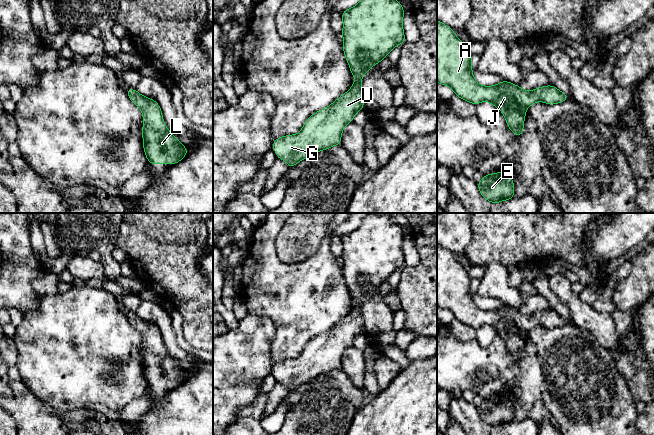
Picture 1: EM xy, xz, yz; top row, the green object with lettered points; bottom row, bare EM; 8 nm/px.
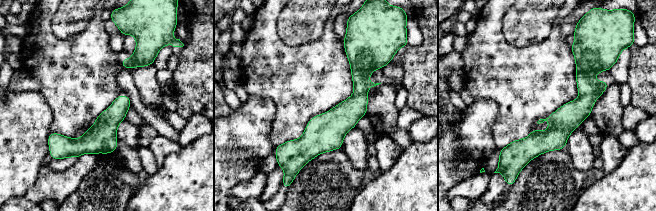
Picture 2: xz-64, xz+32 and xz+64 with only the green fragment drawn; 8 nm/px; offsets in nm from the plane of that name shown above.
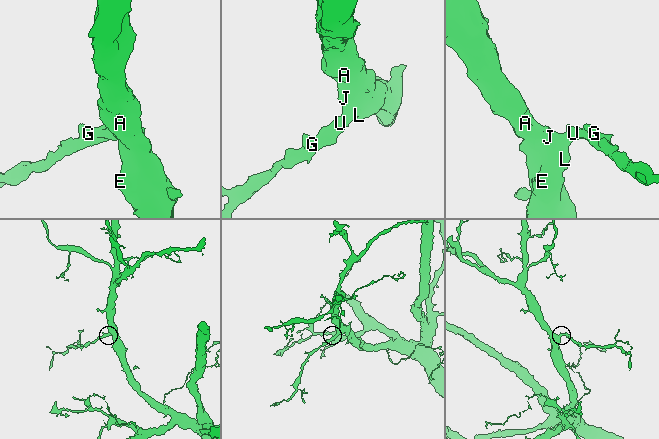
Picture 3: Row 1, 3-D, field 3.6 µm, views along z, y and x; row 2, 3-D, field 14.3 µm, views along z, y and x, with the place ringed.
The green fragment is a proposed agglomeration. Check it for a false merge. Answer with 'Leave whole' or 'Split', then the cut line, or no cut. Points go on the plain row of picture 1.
Leave whole. No split

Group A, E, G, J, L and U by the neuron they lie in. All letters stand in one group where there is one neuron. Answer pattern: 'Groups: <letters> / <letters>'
Groups: A E G J L U

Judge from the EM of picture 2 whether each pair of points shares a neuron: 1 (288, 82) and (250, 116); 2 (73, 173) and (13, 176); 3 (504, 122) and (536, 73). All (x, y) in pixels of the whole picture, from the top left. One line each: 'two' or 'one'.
1: two
2: two
3: one

